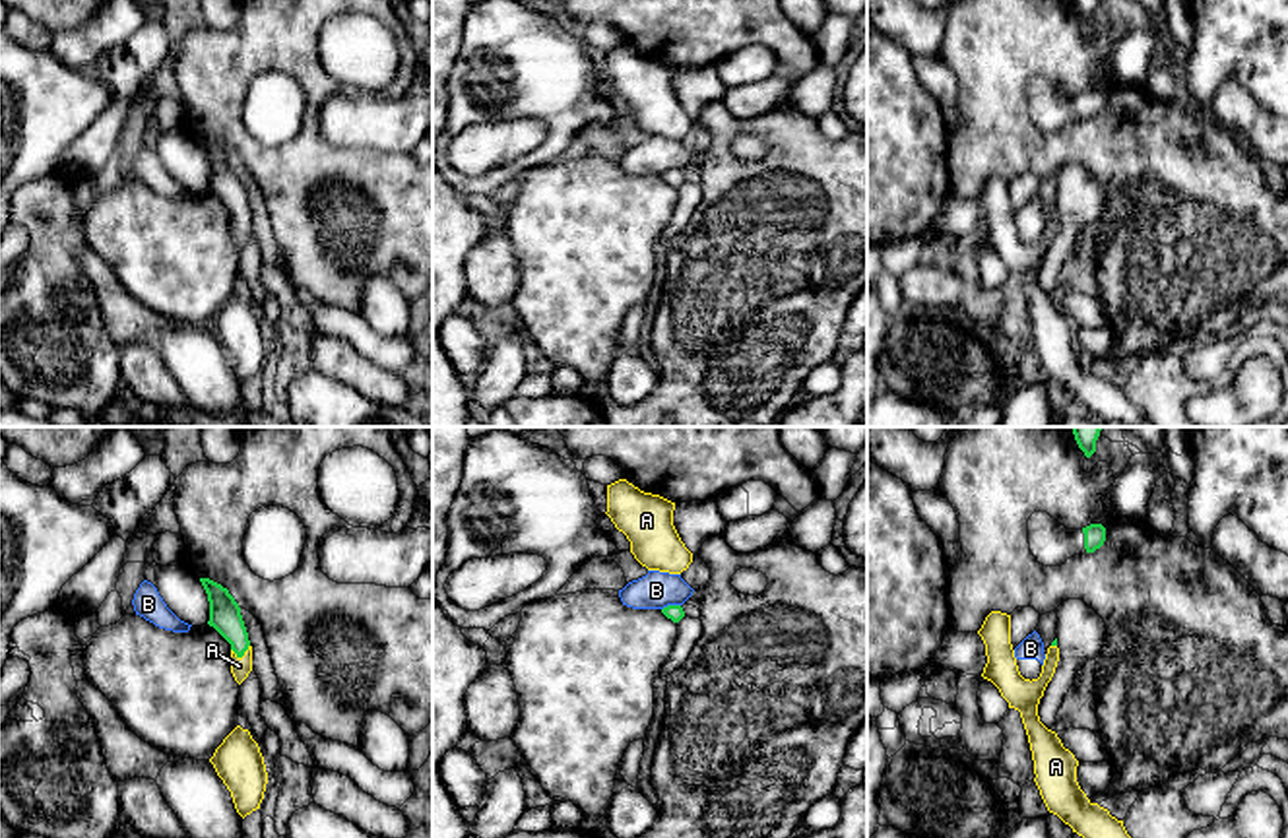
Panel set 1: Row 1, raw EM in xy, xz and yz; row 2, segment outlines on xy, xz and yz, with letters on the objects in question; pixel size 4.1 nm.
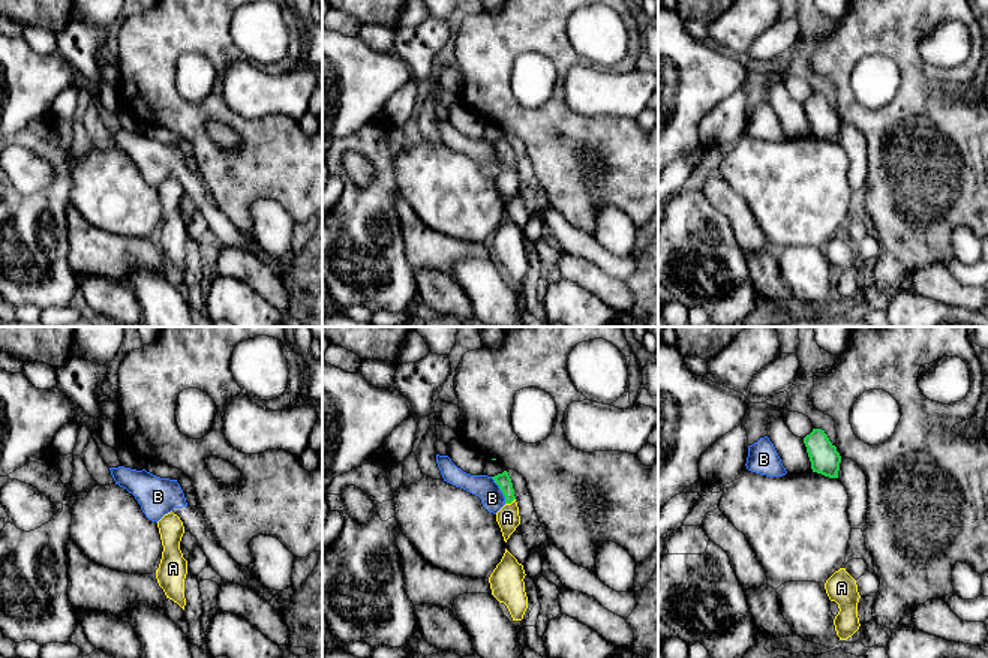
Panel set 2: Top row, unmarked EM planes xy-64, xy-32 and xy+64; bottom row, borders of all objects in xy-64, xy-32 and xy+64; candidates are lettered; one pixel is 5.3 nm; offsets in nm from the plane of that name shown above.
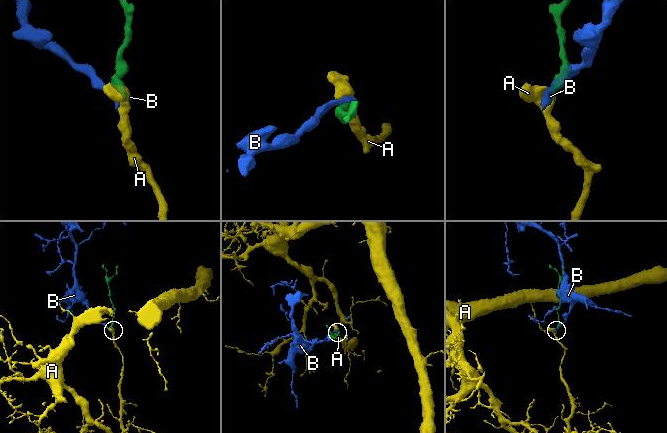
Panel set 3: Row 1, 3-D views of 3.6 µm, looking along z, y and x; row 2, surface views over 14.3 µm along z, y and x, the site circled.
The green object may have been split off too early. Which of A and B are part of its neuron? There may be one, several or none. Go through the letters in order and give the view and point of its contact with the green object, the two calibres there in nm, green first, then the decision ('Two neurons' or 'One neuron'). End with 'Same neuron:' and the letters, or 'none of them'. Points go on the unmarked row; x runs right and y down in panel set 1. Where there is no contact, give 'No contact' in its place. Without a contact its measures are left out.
A: Touches green at xy (241, 222). Thickness 130 nm (green) against 80 nm. One neuron
B: Touches green at xz (670, 171). Thickness 70 nm (green) against 160 nm. Two neurons
Same neuron: A

